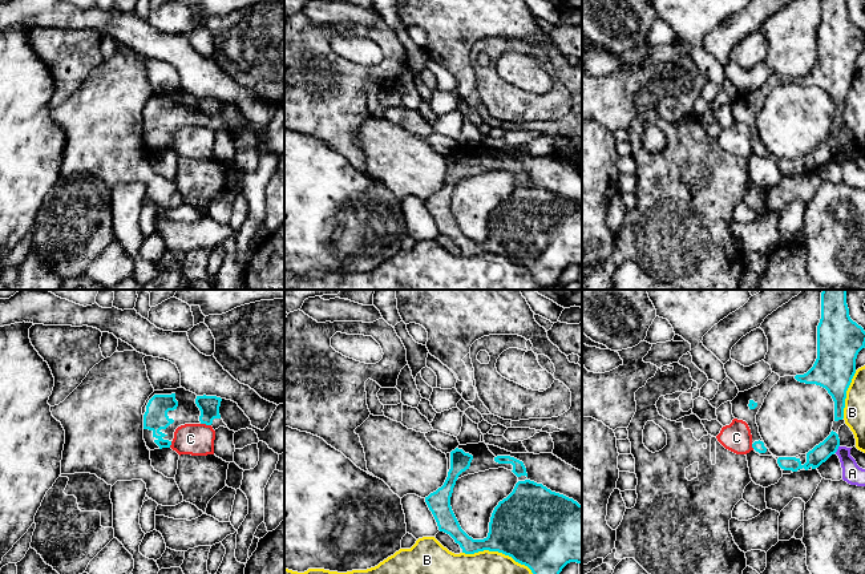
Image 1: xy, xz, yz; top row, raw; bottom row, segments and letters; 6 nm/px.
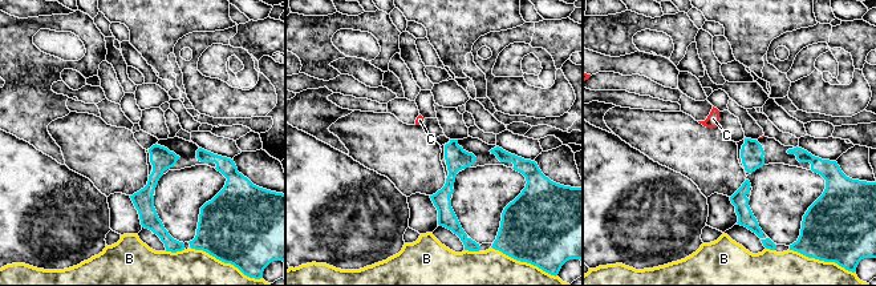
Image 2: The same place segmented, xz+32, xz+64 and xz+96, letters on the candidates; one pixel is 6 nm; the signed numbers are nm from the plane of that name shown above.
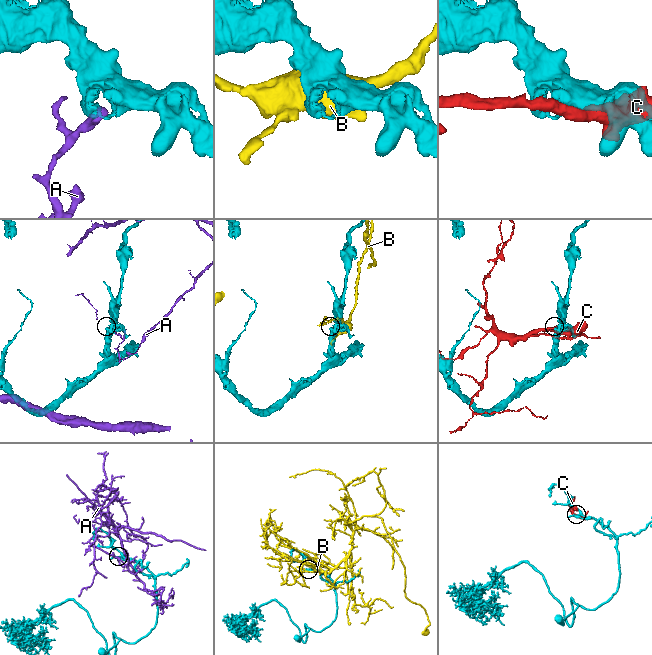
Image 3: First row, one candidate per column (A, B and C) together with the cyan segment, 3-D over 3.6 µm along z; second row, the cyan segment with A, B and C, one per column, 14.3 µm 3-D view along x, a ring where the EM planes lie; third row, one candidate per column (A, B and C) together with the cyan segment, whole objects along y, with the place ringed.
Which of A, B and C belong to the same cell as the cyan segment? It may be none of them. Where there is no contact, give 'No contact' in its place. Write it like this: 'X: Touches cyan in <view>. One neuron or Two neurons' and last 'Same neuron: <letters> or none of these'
A: Touches cyan in yz. Two neurons
B: Touches cyan in xz. Two neurons
C: Touches cyan in xy. Two neurons
Same neuron: none of these

